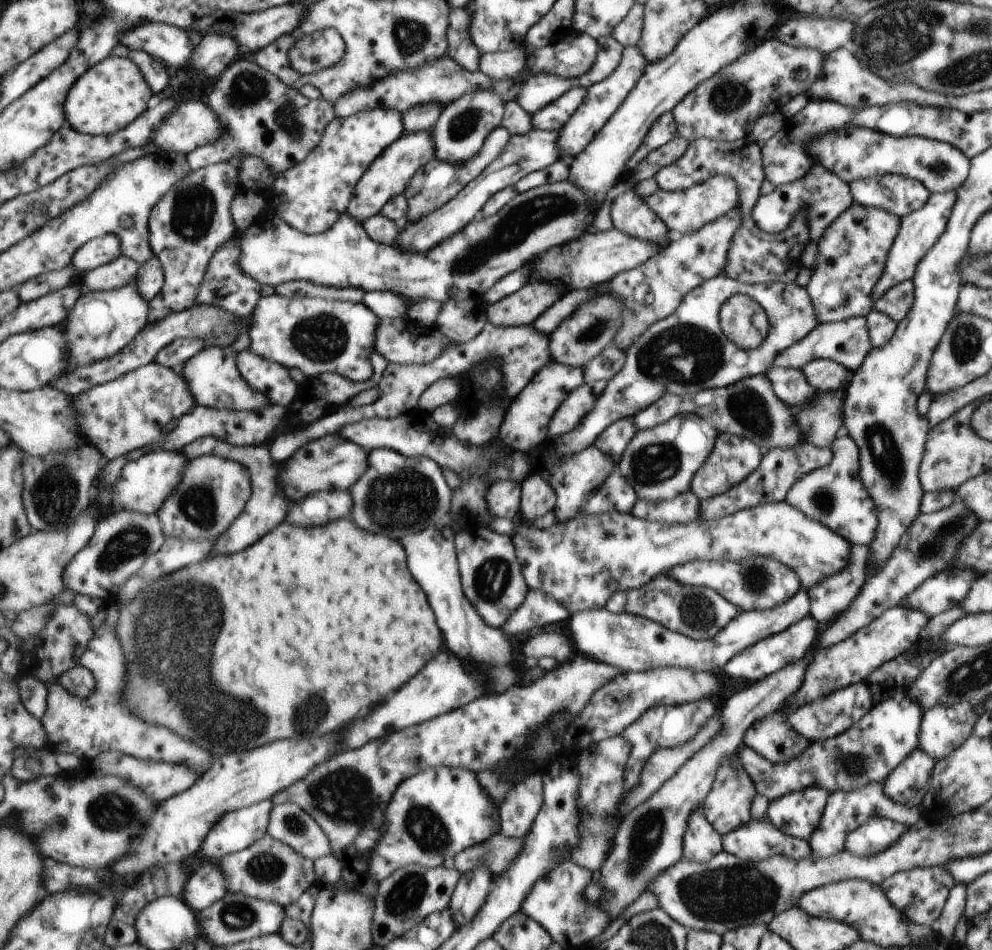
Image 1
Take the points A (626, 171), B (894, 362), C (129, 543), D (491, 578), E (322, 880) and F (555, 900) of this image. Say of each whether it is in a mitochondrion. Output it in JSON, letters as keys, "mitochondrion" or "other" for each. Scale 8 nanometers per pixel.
{"A":"other","B":"other","C":"mitochondrion","D":"mitochondrion","E":"other","F":"mitochondrion"}

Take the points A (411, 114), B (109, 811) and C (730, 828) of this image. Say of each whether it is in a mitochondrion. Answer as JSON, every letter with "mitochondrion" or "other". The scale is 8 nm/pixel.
{"A":"other","B":"mitochondrion","C":"other"}

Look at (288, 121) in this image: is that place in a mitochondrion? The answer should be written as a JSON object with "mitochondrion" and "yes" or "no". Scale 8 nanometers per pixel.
{"mitochondrion":"yes"}

